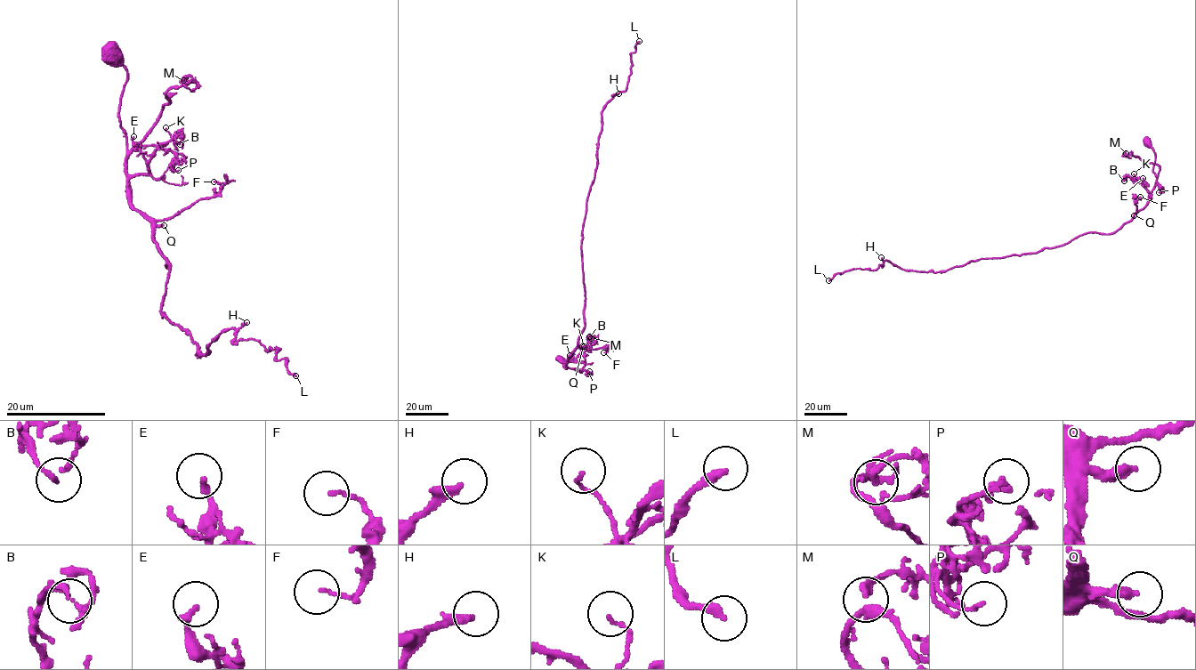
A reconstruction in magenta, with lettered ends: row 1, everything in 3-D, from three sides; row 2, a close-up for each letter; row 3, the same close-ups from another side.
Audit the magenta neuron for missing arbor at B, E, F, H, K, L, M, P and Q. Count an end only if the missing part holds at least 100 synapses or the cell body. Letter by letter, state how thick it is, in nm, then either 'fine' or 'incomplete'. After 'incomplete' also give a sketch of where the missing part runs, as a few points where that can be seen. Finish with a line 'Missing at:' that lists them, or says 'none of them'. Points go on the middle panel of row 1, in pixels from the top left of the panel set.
B: calibre 130 nm; fine
E: calibre 200 nm; fine
F: calibre 110 nm; fine
H: calibre 280 nm; incomplete; course (618, 93), (653, 96), (646, 108), (648, 117), (657, 113), (642, 126), (660, 132), (660, 146)
K: calibre 110 nm; fine
L: calibre 280 nm; incomplete; course (639, 41), (673, 26), (709, 57), (747, 62), (762, 74), (769, 68), (763, 61)
M: calibre 150 nm; fine
P: calibre 130 nm; fine
Q: calibre 320 nm; fine
Missing at: H, L

